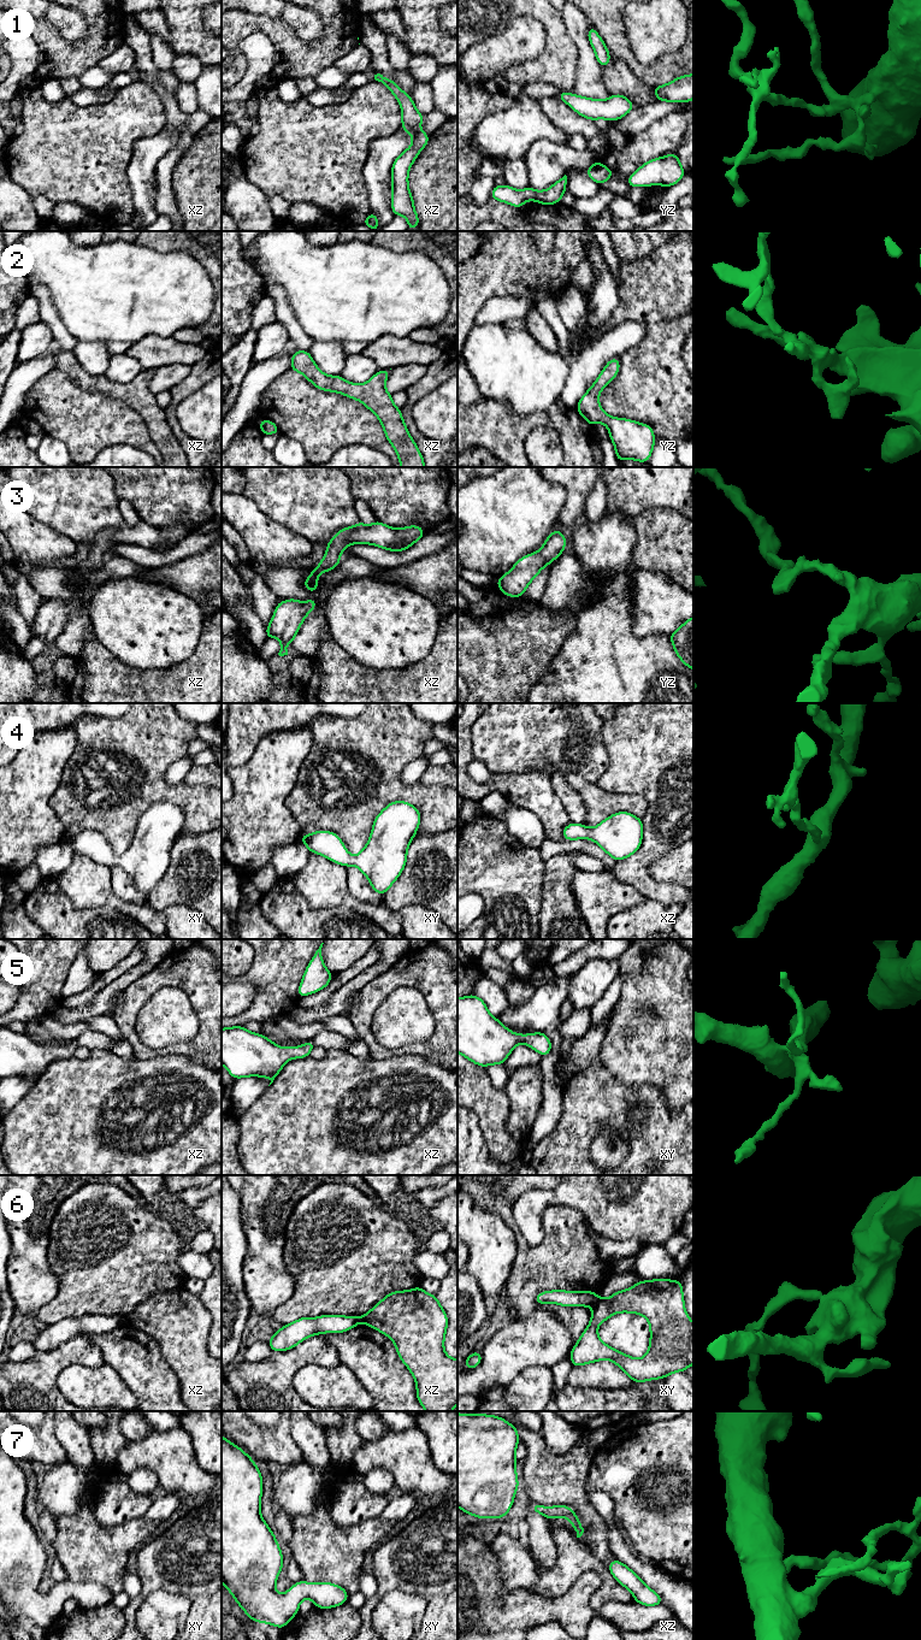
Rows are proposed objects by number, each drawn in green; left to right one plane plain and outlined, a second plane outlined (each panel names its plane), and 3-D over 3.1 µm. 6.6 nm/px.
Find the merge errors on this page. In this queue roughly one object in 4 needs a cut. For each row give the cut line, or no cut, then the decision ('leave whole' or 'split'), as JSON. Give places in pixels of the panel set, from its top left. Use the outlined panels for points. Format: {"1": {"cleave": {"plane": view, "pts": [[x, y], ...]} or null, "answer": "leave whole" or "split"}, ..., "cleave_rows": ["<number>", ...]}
{"1": {"cleave": null, "answer": "leave whole"}, "2": {"cleave": null, "answer": "leave whole"}, "3": {"cleave": null, "answer": "leave whole"}, "4": {"cleave": null, "answer": "leave whole"}, "5": {"cleave": null, "answer": "leave whole"}, "6": {"cleave": {"plane": "xy", "pts": [[600, 1297], [594, 1305]]}, "answer": "split"}, "7": {"cleave": null, "answer": "leave whole"}, "cleave_rows": ["6"]}

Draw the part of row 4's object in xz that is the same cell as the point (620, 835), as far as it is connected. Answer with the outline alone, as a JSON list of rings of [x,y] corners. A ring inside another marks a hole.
[[[628,812],[615,813],[594,828],[571,822],[562,830],[566,840],[588,839],[597,843],[615,861],[634,854],[643,838],[642,819]]]

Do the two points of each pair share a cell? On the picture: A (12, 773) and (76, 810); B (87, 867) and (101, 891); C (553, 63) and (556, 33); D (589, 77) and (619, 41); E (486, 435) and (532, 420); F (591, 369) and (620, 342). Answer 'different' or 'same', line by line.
A: different
B: same
C: same
D: different
E: same
F: same

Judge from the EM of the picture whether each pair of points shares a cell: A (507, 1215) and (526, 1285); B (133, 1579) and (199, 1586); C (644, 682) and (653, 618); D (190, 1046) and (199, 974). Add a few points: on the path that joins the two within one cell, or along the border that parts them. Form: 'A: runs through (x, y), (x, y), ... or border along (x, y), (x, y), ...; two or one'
A: runs through (517, 1232), (526, 1254), (526, 1268); one
B: border along (136, 1574), (141, 1582), (141, 1590), (130, 1599); two
C: border along (631, 613), (631, 630), (637, 636), (668, 636); two
D: runs through (207, 1030), (207, 992); one

